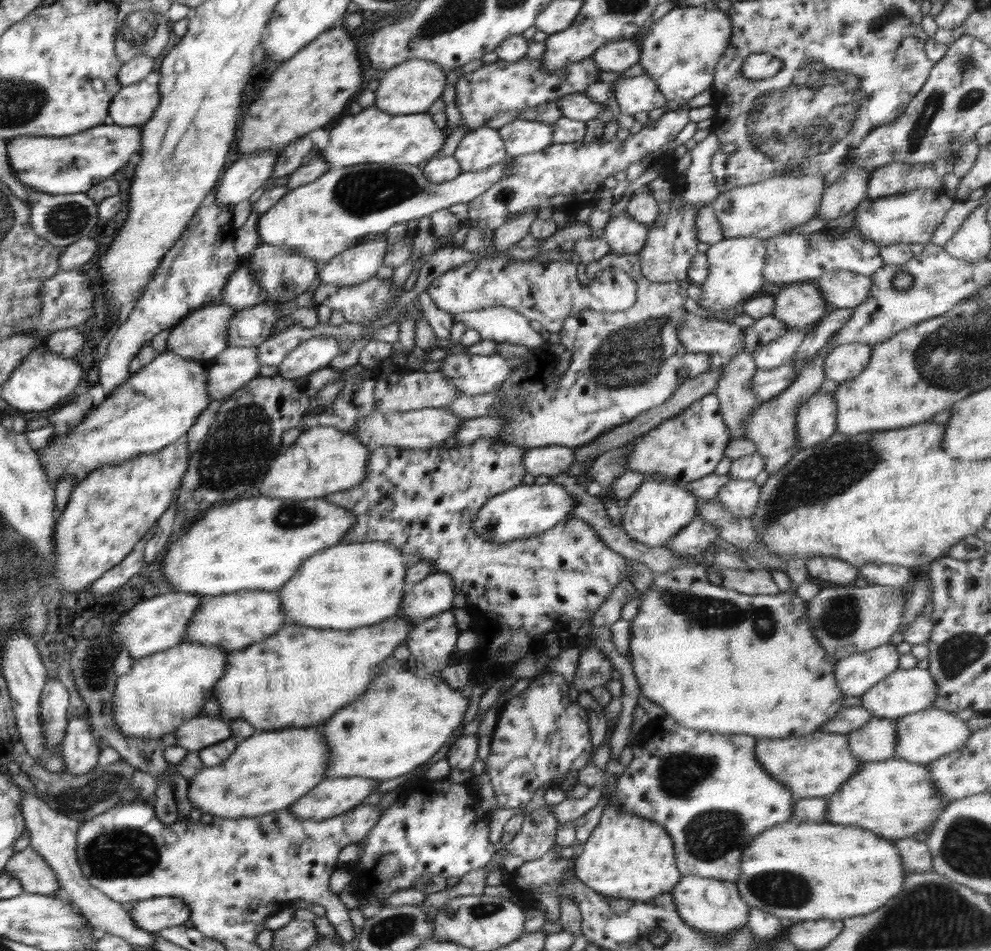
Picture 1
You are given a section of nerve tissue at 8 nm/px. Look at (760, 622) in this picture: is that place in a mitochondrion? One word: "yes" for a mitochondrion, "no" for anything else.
yes

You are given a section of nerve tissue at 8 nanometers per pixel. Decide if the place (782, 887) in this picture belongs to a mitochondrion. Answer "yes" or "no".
yes

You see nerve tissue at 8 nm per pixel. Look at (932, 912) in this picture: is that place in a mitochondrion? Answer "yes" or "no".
yes

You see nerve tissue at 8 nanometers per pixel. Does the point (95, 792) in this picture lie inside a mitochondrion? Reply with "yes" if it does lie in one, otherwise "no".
yes

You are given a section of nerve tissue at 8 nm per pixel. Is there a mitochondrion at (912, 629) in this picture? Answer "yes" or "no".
no

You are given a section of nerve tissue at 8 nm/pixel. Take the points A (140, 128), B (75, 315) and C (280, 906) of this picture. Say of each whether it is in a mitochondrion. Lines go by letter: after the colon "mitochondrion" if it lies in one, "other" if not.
A: other
B: other
C: other

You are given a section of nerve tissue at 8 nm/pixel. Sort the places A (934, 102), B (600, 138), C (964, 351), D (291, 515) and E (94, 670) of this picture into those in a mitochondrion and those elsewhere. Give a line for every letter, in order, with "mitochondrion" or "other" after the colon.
A: mitochondrion
B: other
C: mitochondrion
D: mitochondrion
E: mitochondrion

